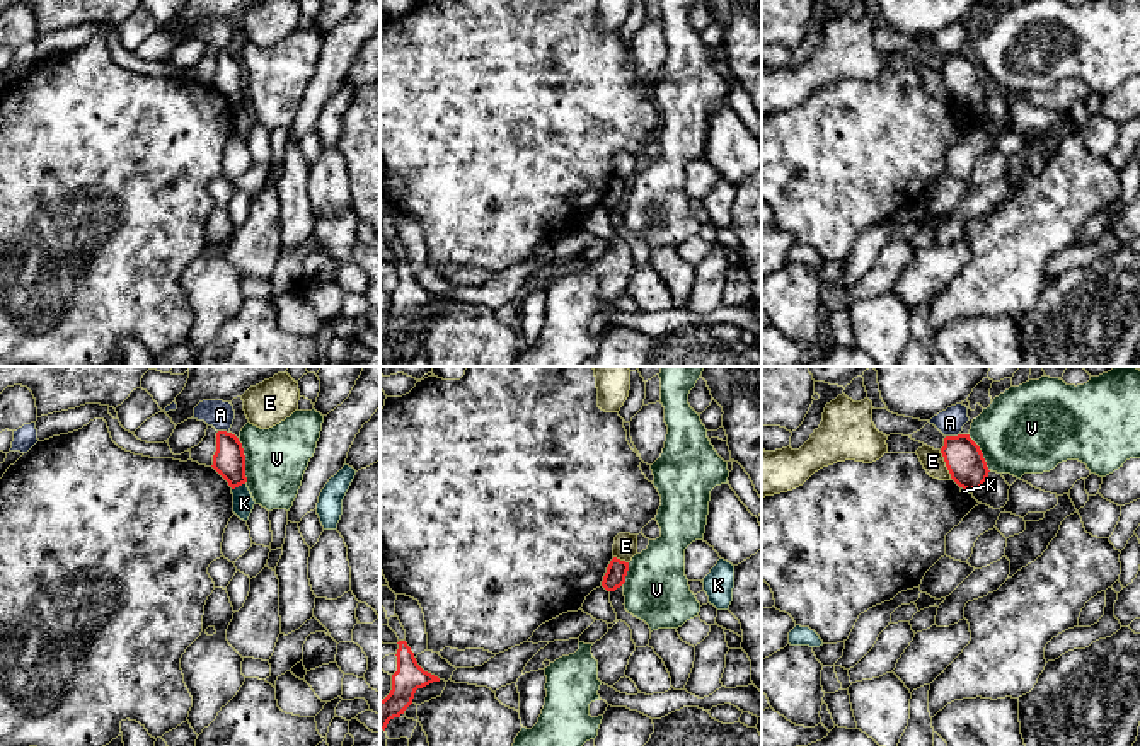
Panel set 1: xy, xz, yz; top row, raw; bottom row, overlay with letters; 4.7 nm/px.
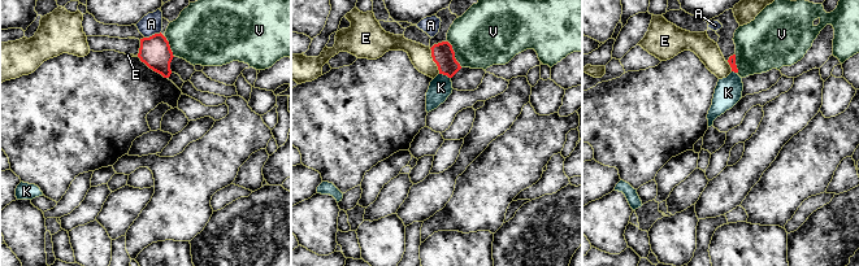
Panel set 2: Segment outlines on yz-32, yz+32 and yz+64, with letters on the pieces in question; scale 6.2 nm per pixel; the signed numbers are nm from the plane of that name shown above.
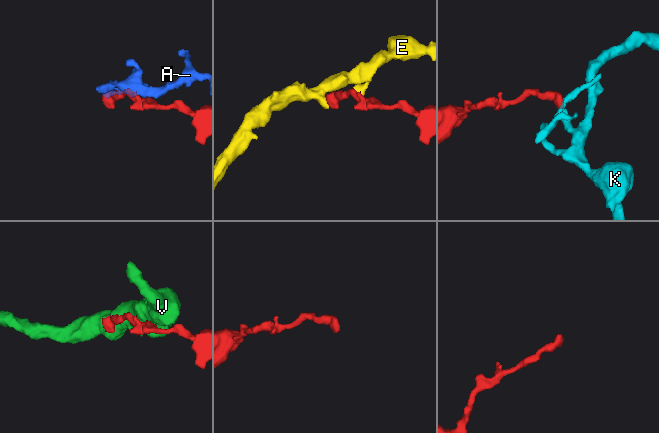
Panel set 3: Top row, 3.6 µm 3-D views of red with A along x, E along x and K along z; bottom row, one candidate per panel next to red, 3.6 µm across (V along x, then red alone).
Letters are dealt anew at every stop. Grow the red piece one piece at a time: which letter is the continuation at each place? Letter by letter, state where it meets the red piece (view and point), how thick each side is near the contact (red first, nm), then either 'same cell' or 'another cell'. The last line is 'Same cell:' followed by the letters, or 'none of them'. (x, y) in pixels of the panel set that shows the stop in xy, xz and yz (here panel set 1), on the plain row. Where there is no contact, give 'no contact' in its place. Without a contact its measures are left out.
A: yz (953, 55) | 180/120 nm | another cell
E: yz (946, 84) | 180/110 nm | another cell
K: xy (237, 104) | 160/100 nm | another cell
V: xy (244, 80) | 160/300 nm | another cell
Same cell: none of them

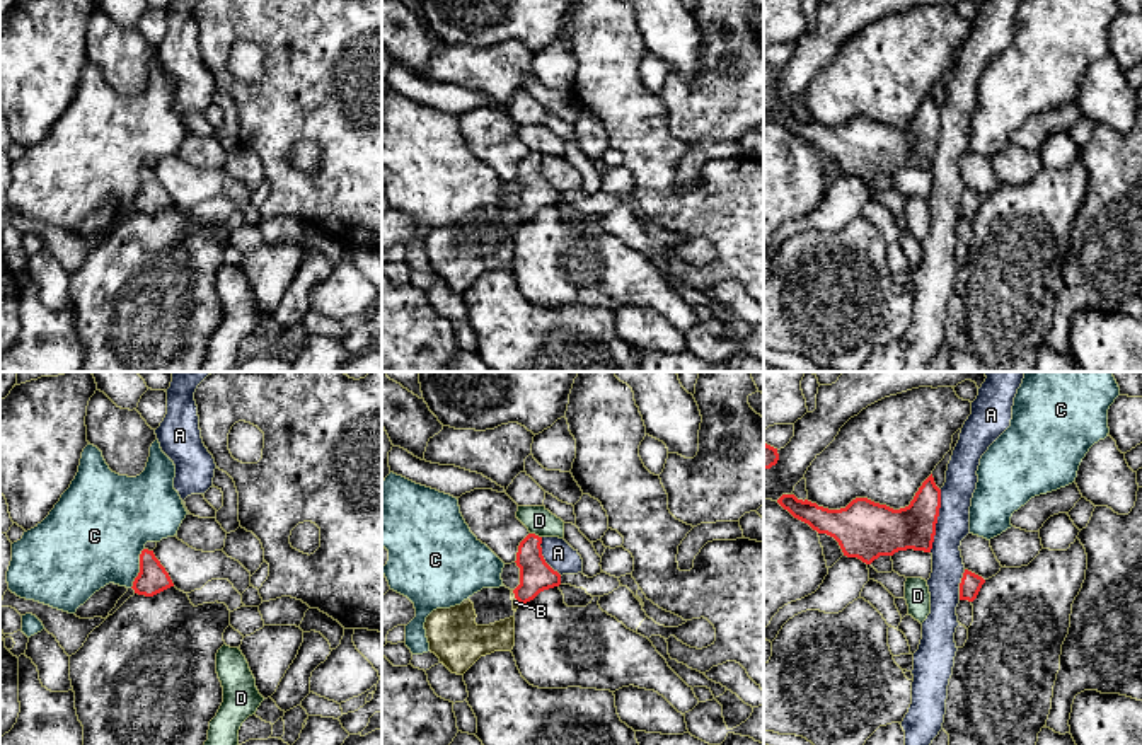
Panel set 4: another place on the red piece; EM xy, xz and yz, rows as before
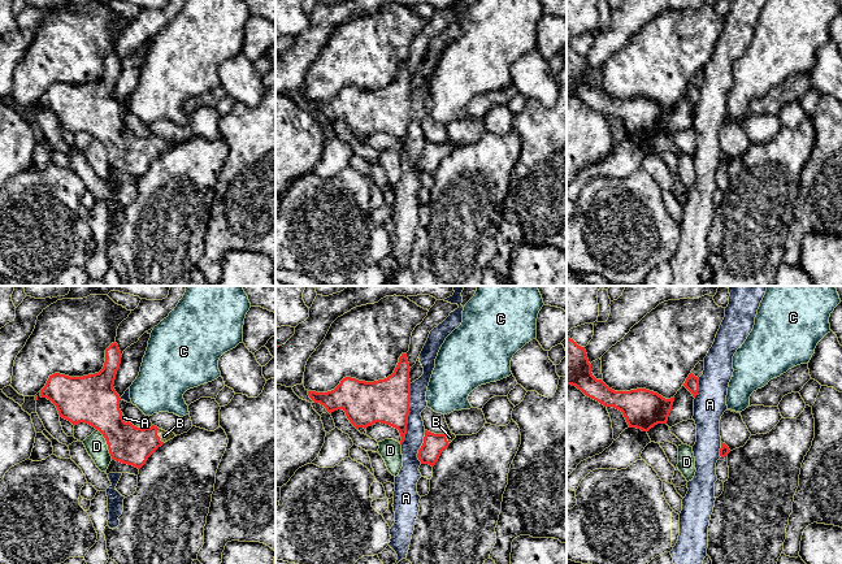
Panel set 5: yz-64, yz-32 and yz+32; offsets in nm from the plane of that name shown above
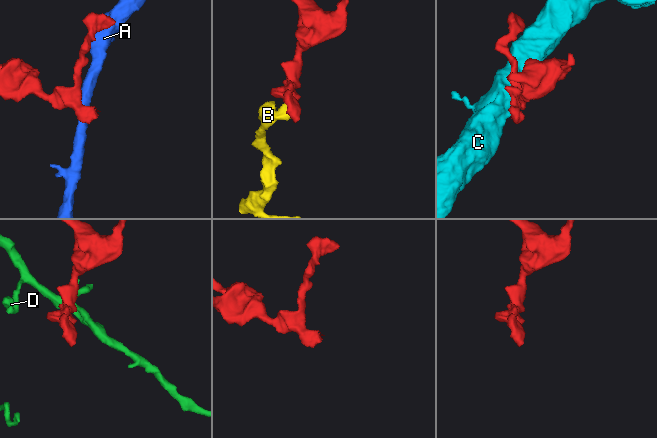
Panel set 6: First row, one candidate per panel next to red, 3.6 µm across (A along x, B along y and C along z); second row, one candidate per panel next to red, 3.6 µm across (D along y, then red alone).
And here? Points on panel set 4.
A: yz (936, 138) | 220/160 nm | another cell
B: xz (515, 215) | 160/30 nm | same cell
C: xy (140, 186) | 140/440 nm | another cell
D: xz (534, 152) | 160/130 nm | another cell
Same cell: B

